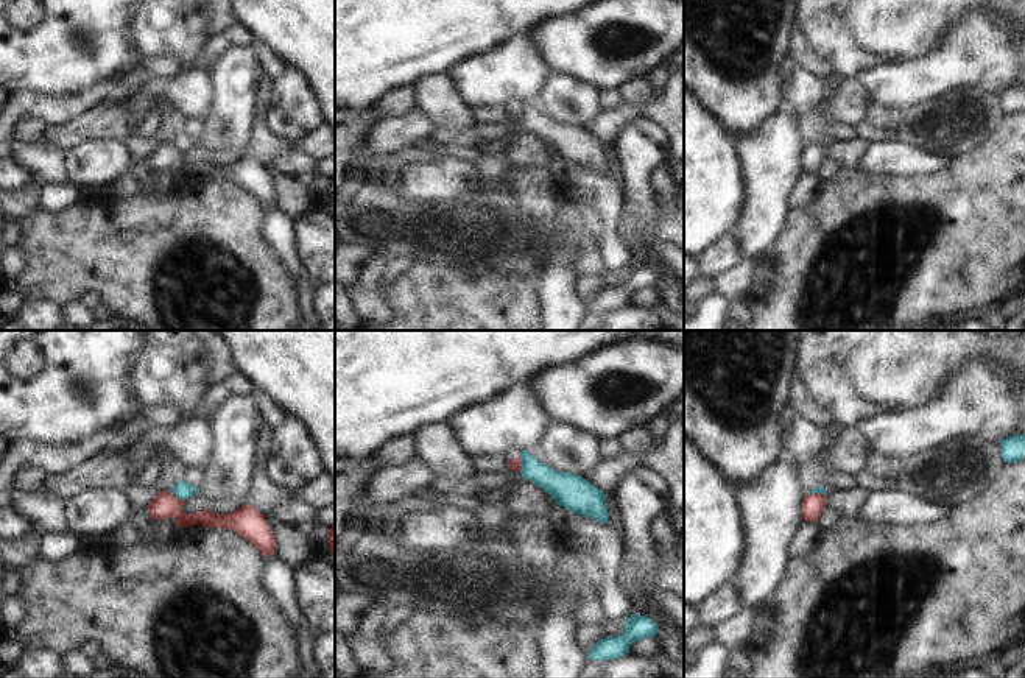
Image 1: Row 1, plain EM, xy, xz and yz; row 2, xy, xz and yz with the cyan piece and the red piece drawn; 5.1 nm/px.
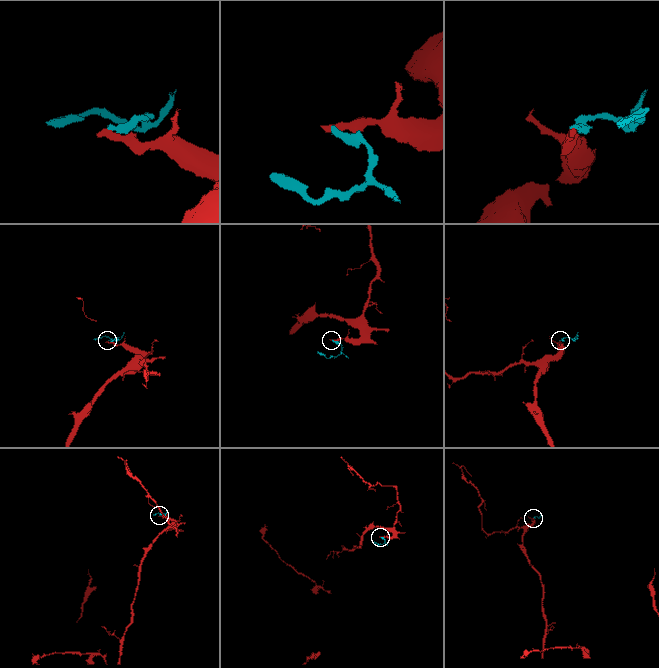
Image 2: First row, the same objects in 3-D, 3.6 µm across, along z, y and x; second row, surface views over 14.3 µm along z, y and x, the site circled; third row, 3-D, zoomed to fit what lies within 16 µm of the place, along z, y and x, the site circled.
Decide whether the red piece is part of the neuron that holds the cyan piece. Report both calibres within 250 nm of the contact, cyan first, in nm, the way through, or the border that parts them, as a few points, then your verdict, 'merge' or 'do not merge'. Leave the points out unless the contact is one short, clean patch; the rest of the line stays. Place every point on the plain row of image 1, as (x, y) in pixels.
90/140 nm | along xy (170, 141), (183, 151) | do not merge

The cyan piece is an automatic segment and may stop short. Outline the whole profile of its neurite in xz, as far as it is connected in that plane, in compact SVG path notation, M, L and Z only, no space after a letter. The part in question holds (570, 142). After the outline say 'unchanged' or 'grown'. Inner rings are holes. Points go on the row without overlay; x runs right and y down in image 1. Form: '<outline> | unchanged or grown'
M522 101L520 125L536 137L548 143L559 157L572 161L581 167L606 175L609 164L604 154L608 145L595 139L581 126L572 123L559 123L542 115L528 101Z | unchanged

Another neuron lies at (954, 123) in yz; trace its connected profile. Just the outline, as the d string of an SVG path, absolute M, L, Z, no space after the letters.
M972 83L905 109L903 122L897 132L899 139L905 142L956 157L975 150L1003 117L1000 92L984 84Z

